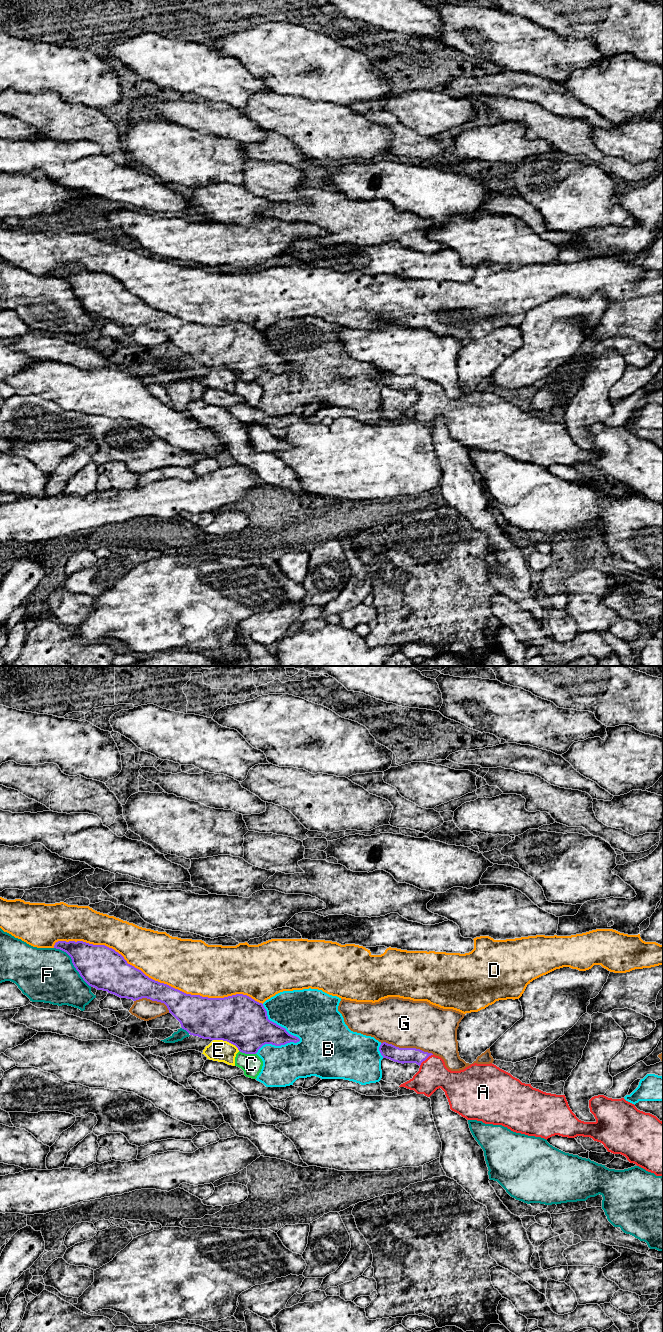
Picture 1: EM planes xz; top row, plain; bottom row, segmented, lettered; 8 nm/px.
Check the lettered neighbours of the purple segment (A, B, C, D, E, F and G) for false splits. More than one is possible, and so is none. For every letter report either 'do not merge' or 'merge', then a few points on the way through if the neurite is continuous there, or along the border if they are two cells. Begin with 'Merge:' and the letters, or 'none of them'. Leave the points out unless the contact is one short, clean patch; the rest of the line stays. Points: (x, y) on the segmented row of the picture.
Merge: A
A: merge
B: do not merge
C: do not merge
D: do not merge
E: do not merge
F: do not merge
G: do not merge

